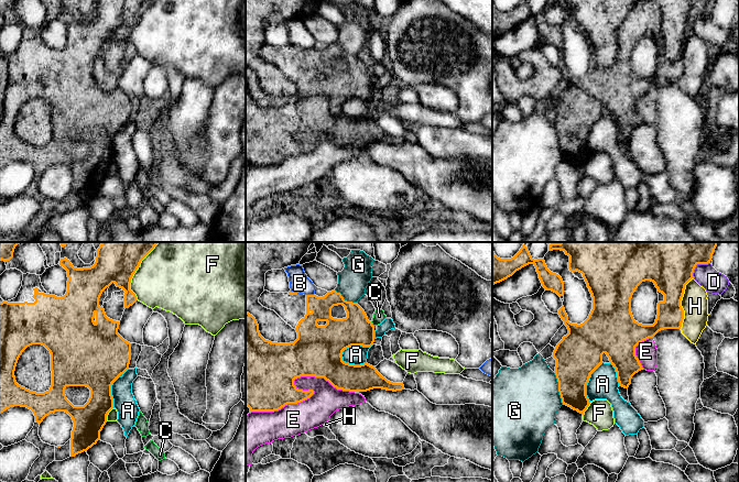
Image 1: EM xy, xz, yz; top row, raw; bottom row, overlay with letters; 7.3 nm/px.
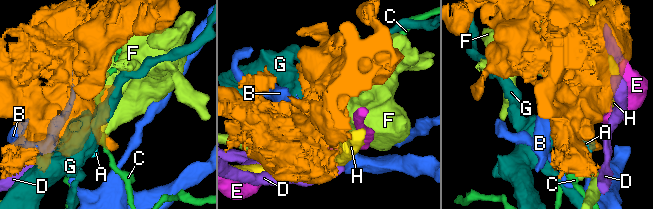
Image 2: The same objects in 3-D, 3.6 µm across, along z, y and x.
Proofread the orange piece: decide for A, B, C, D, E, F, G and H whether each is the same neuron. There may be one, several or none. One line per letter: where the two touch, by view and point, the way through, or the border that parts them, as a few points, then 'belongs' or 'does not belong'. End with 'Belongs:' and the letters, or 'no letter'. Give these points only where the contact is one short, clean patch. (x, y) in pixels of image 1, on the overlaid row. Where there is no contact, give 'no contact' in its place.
A: meets orange in xz at (352, 344); does not belong
B: meets orange in xz at (310, 295); does not belong
C: meets orange in xz at (371, 324); does not belong
D: meets orange in yz at (696, 264); does not belong
E: meets orange in xz at (304, 391); does not belong
F: meets orange in xy at (136, 270); does not belong
G: meets orange in yz at (558, 389); does not belong
H: meets orange in yz at (680, 303); does not belong
Belongs: no letter

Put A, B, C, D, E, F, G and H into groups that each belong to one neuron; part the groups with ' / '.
A / B / C / D E H / F / G

